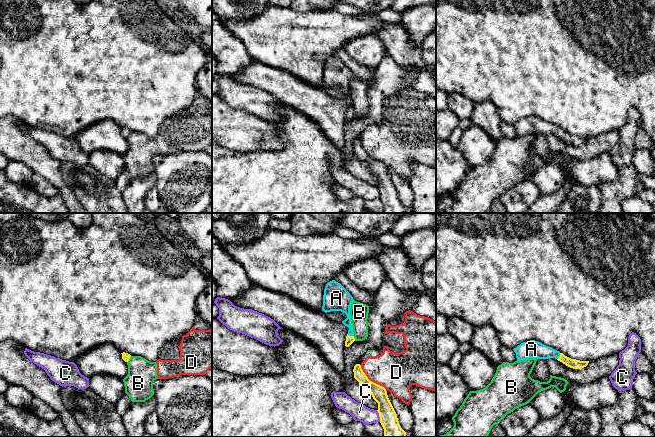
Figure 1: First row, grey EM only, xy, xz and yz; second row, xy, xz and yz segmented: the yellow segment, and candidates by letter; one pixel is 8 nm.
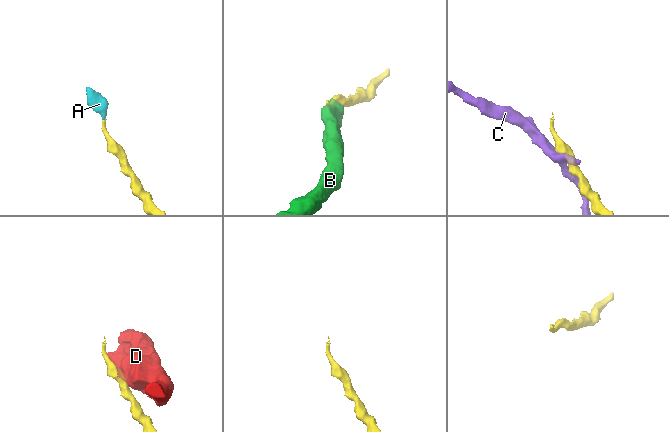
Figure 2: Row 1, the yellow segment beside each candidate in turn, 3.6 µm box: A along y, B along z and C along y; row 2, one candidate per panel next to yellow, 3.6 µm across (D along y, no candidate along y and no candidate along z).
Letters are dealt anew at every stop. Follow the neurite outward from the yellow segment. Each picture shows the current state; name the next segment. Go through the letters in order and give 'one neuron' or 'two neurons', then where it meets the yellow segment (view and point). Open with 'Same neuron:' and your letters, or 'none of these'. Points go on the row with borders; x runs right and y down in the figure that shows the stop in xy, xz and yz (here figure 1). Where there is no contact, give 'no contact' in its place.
Same neuron: A
A: one neuron | xz (350, 336)
B: two neurons | xy (129, 358)
C: two neurons | xz (379, 416)
D: two neurons | xz (371, 381)

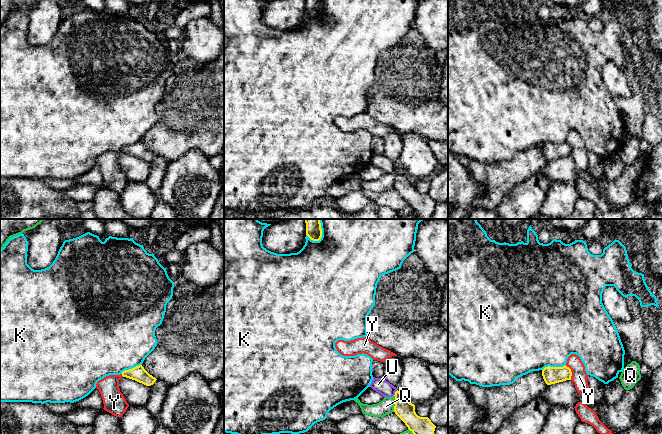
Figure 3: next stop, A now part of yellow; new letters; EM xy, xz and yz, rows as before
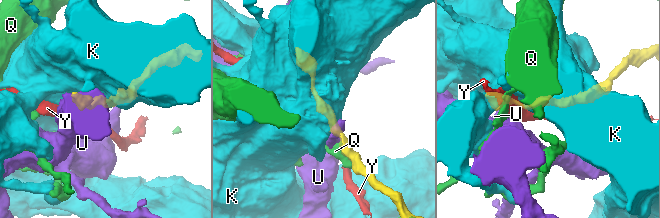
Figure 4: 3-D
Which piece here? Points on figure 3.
Same neuron: none of these
K: two neurons | yz (553, 367)
Q: two neurons | xz (395, 403)
U: two neurons | xz (395, 393)
Y: two neurons | yz (571, 372)

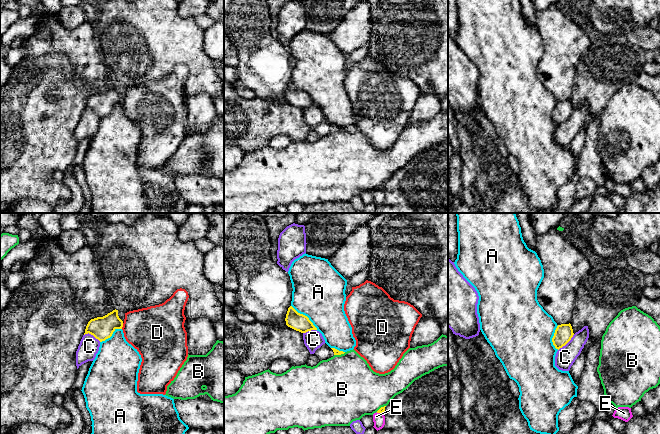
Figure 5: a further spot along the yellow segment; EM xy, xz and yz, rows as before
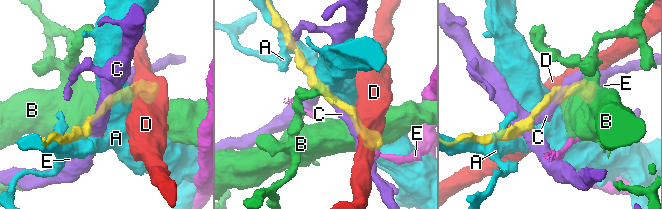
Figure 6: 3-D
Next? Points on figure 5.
Same neuron: none of these
A: two neurons | xz (304, 315)
B: two neurons | xz (339, 354)
C: two neurons | yz (566, 343)
D: two neurons | xy (122, 326)
E: two neurons | xz (380, 412)

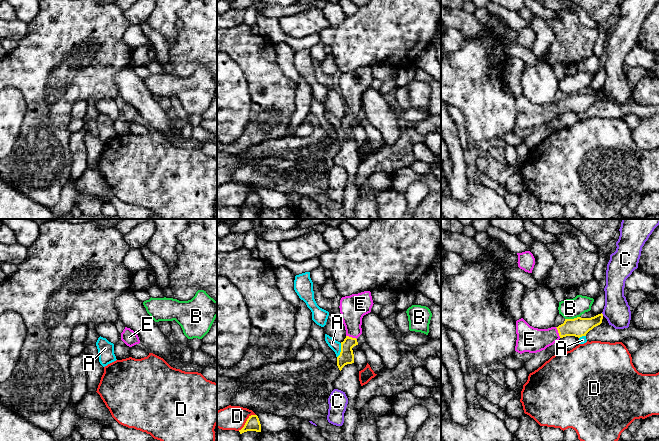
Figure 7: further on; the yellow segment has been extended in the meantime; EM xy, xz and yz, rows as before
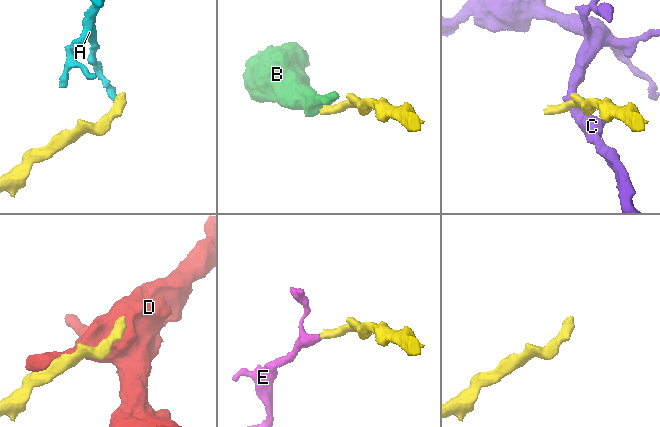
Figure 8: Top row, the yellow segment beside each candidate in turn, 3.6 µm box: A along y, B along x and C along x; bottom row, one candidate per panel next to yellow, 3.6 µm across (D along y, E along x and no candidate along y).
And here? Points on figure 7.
Same neuron: E
A: two neurons | xz (341, 350)
B: two neurons | yz (572, 319)
C: two neurons | yz (602, 314)
D: two neurons | xz (246, 421)
E: one neuron | xz (351, 337)

